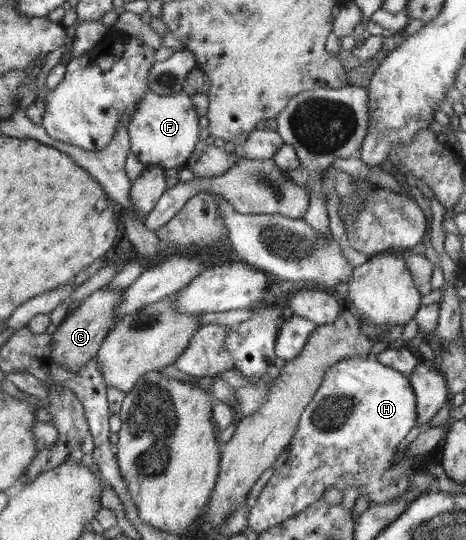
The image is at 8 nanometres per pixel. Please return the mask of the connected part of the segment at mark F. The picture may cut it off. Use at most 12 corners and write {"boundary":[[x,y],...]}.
{"boundary":[[149,90],[128,124],[143,165],[186,167],[203,137],[191,96]]}

